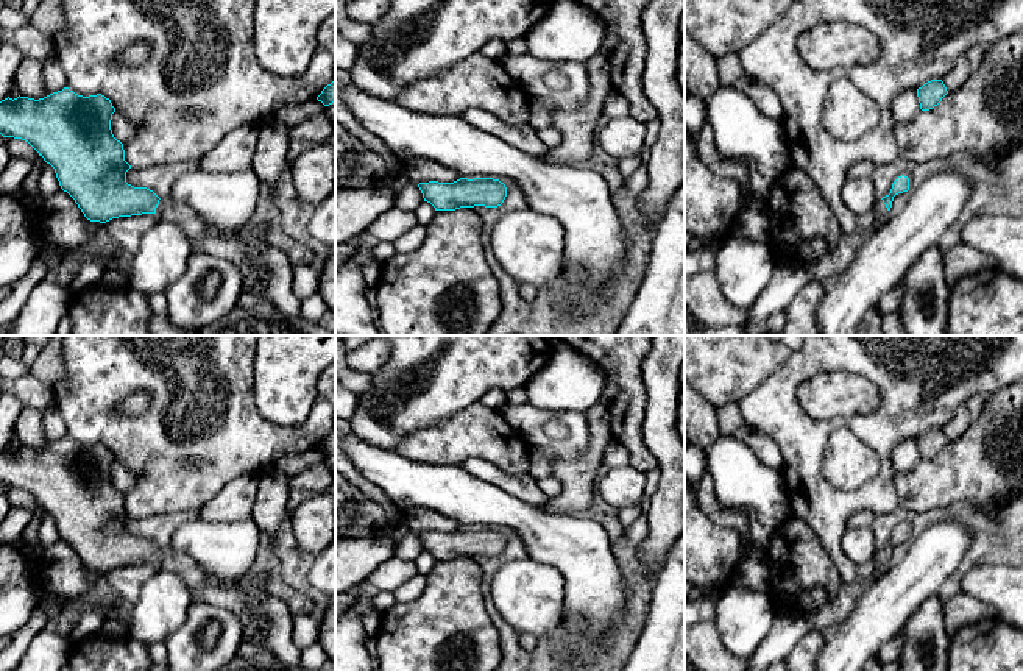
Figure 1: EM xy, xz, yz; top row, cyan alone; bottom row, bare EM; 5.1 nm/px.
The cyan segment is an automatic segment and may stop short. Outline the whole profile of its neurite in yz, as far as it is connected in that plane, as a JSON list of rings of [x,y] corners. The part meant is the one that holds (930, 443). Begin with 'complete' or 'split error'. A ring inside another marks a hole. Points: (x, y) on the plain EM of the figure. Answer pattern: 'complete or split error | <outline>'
complete | [[[931,429],[917,438],[917,446],[922,460],[929,460],[937,456],[948,443],[942,429]]]

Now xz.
complete | [[[460,527],[454,532],[419,532],[424,551],[435,560],[455,560],[460,557],[497,557],[507,546],[507,537],[493,527]]]

